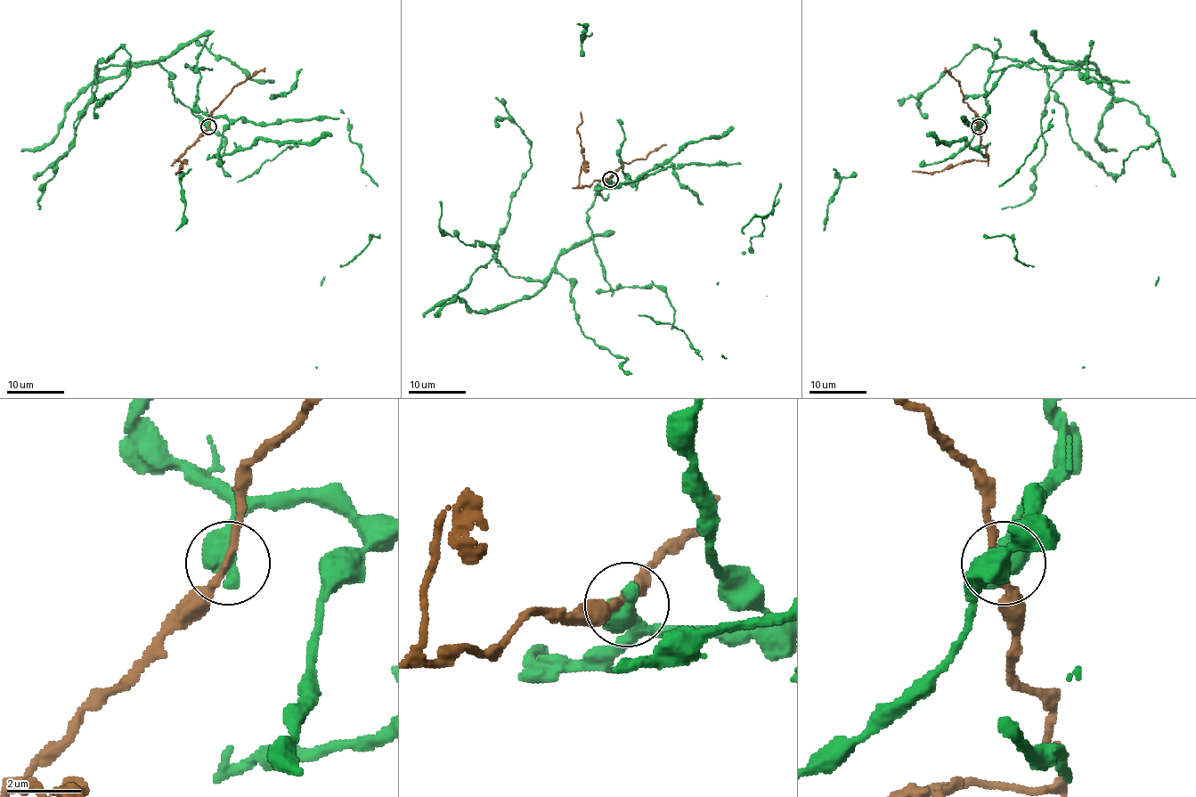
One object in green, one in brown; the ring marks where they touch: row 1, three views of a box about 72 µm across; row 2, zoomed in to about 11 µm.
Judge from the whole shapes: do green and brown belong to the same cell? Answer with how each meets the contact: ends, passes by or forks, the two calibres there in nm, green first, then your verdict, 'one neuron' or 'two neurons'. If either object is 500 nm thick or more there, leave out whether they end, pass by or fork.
700/190 nm | two neurons

